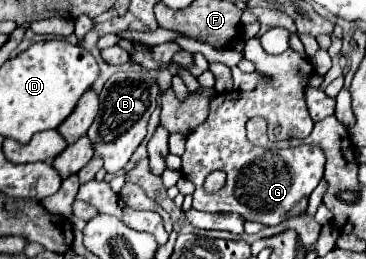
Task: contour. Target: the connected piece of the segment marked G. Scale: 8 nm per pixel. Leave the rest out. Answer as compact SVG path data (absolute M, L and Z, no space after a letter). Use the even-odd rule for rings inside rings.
M256 37L246 41L244 57L254 63L255 71L270 75L272 81L258 85L254 91L232 90L225 92L224 95L218 93L212 99L208 119L186 137L186 151L182 155L182 173L188 181L196 185L194 209L210 213L234 211L242 215L246 221L276 225L286 217L294 217L288 213L298 215L306 211L308 197L322 179L326 157L318 147L312 145L280 149L276 153L266 151L262 147L252 147L252 143L248 143L246 139L244 125L250 117L260 115L268 123L268 136L271 141L308 137L314 127L314 121L308 113L302 87L308 85L308 77L314 73L314 67L308 59L302 59L292 49L279 55L264 53ZM277 125L281 128L280 140L276 140L274 133ZM216 169L222 169L228 175L228 179L220 193L208 195L202 189L202 183L206 175Z

